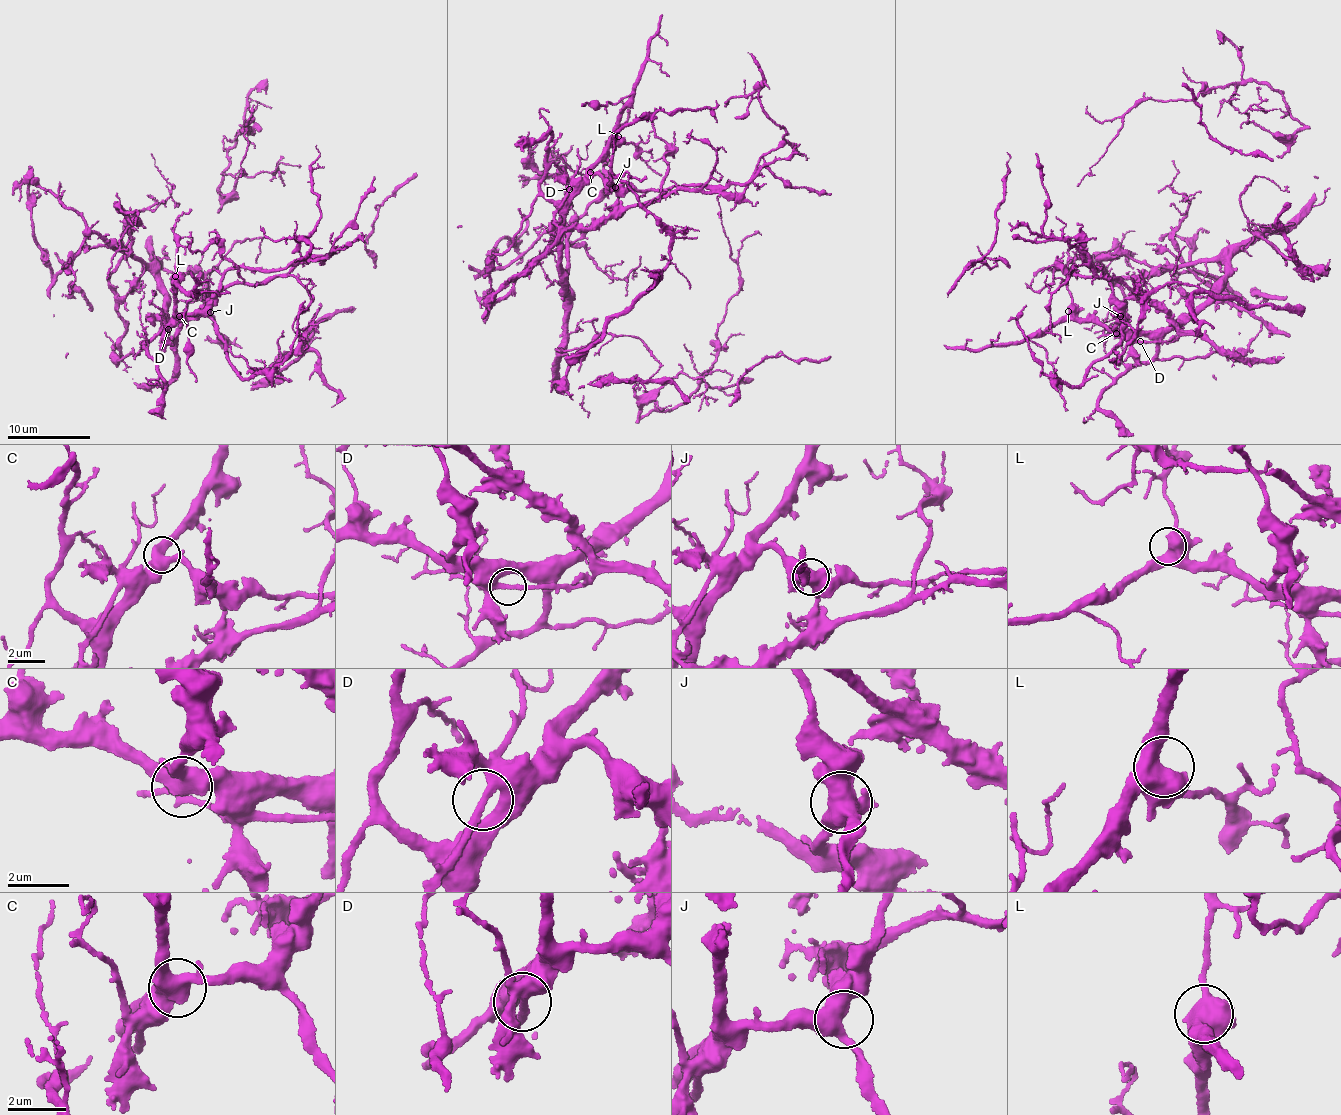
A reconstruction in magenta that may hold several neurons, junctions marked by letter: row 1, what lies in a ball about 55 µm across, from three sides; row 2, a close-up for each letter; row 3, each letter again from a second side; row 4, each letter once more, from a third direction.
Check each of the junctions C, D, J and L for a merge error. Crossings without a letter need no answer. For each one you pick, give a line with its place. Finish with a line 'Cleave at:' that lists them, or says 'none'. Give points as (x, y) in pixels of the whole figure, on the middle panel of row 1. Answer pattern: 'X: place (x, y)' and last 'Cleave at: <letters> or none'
D: place (569, 189)
Cleave at: D

